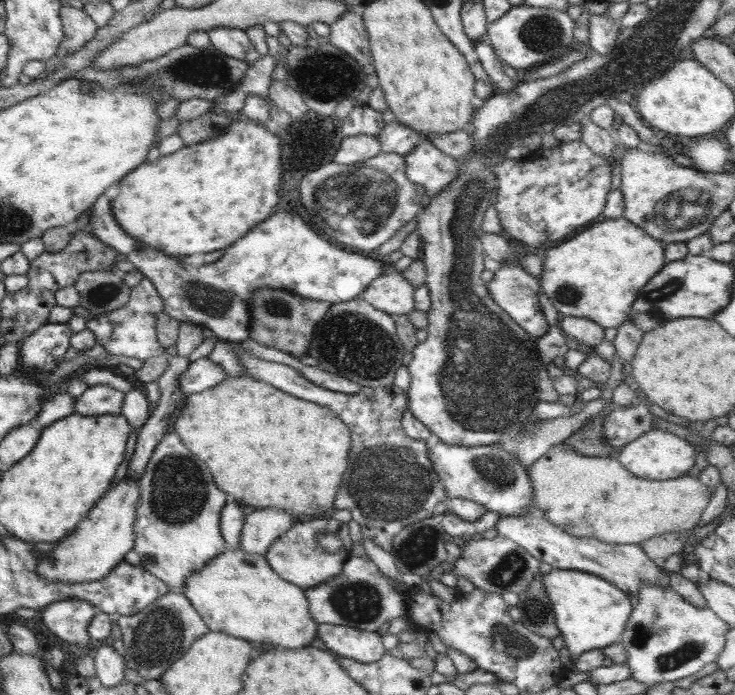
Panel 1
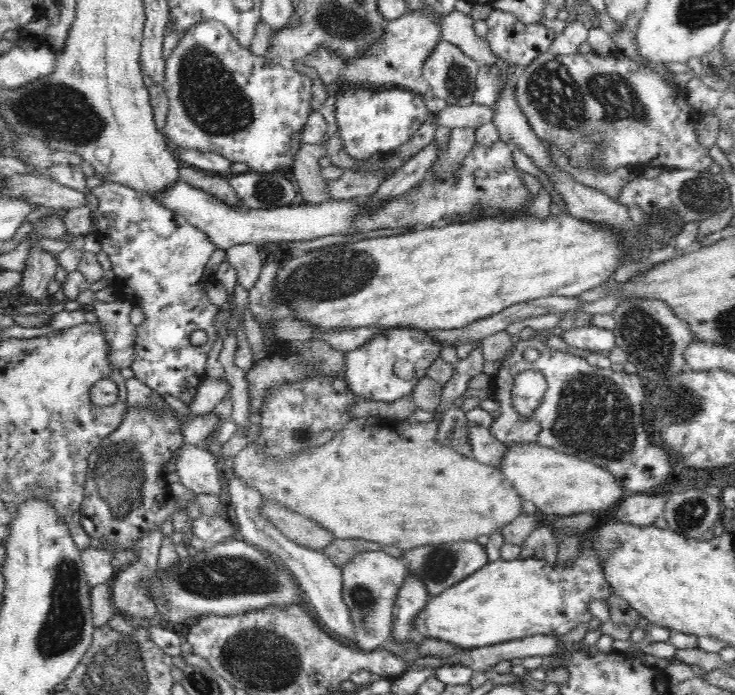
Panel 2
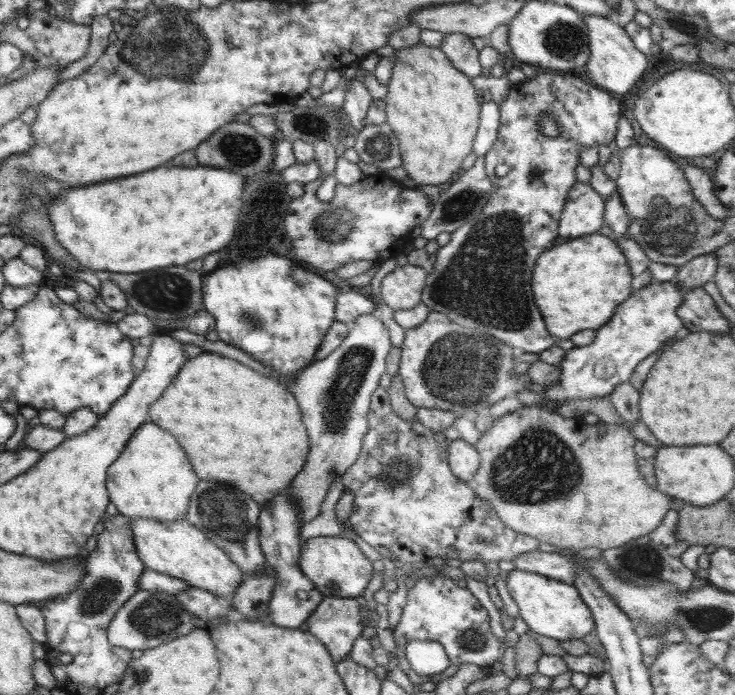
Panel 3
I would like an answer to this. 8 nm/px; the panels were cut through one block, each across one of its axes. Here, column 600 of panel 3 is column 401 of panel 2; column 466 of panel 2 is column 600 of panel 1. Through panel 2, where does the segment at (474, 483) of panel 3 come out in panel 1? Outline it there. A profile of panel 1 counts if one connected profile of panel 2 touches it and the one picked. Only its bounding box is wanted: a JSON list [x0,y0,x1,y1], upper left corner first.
[528,441,713,545]

